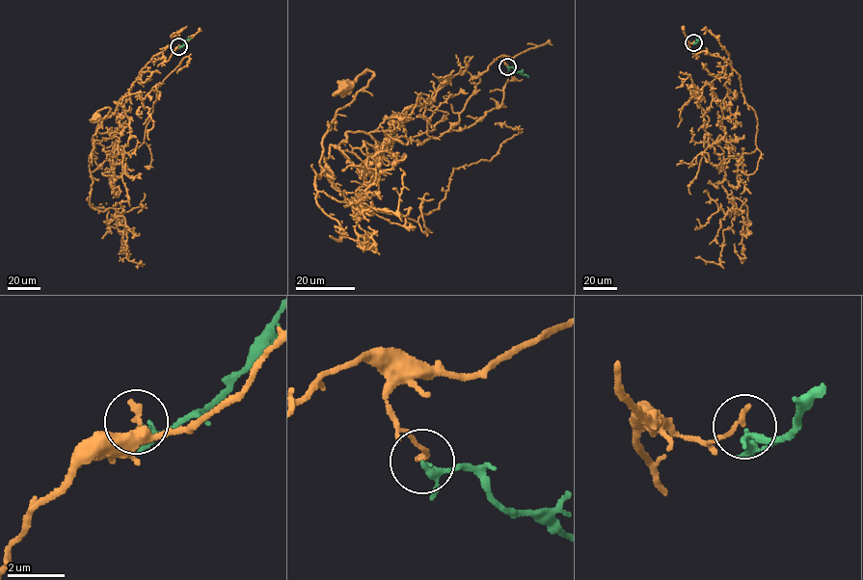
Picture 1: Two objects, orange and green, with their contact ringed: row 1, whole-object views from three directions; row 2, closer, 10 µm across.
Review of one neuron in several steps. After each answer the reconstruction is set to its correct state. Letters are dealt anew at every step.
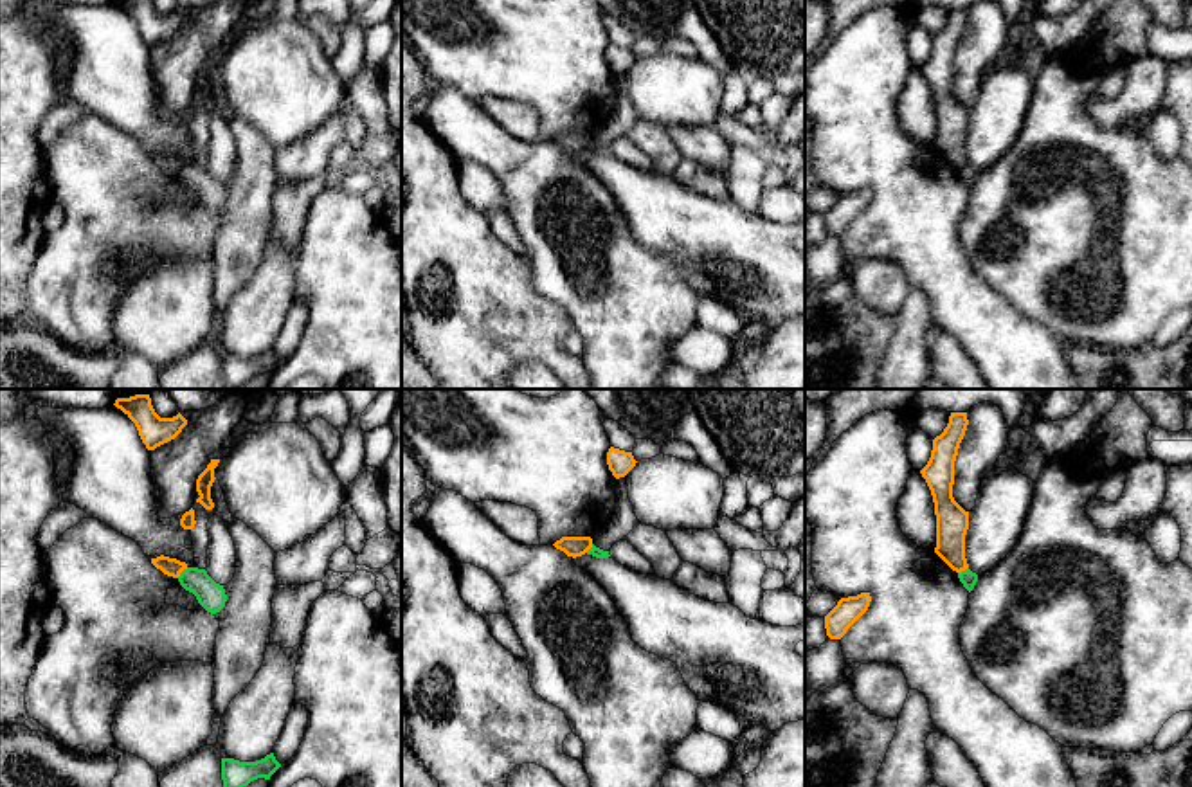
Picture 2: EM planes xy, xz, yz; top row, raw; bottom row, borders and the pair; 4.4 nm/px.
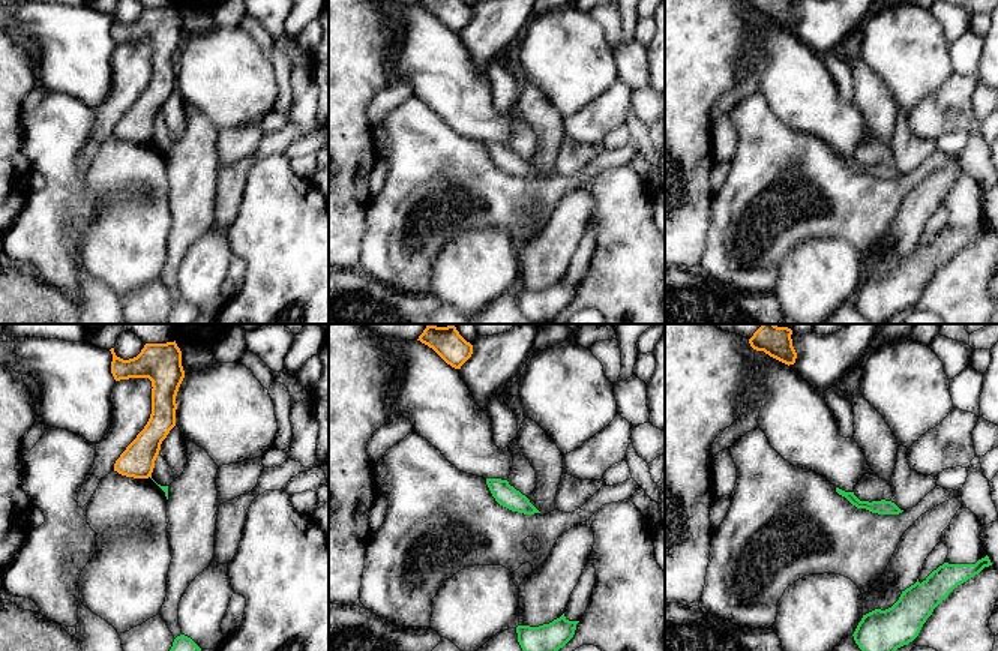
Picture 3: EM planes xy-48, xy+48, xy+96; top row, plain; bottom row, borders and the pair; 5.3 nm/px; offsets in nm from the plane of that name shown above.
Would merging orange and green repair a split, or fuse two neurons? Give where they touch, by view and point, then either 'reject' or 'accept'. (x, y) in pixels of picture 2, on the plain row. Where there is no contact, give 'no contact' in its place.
contact xy (182, 166); reject

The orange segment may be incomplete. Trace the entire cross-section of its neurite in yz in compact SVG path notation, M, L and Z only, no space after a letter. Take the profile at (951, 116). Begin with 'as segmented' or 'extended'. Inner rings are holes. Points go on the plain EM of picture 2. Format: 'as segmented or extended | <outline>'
as segmented | M951 9L947 23L933 36L927 61L920 67L935 99L935 149L956 169L969 166L965 155L969 108L965 108L953 94L954 58L967 22L967 9Z

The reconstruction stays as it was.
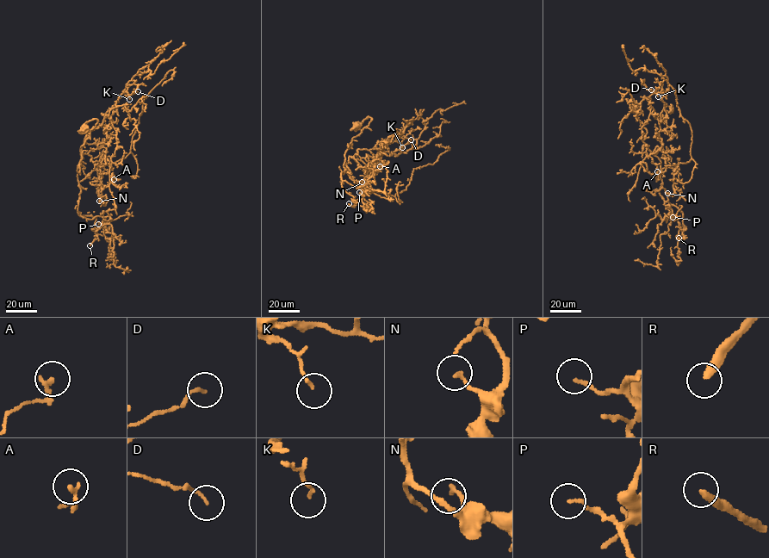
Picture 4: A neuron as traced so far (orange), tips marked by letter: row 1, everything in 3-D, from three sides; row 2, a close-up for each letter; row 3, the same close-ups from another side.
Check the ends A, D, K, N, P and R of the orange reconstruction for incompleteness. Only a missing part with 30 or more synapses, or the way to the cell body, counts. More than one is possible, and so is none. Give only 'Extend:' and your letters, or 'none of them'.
Extend: R

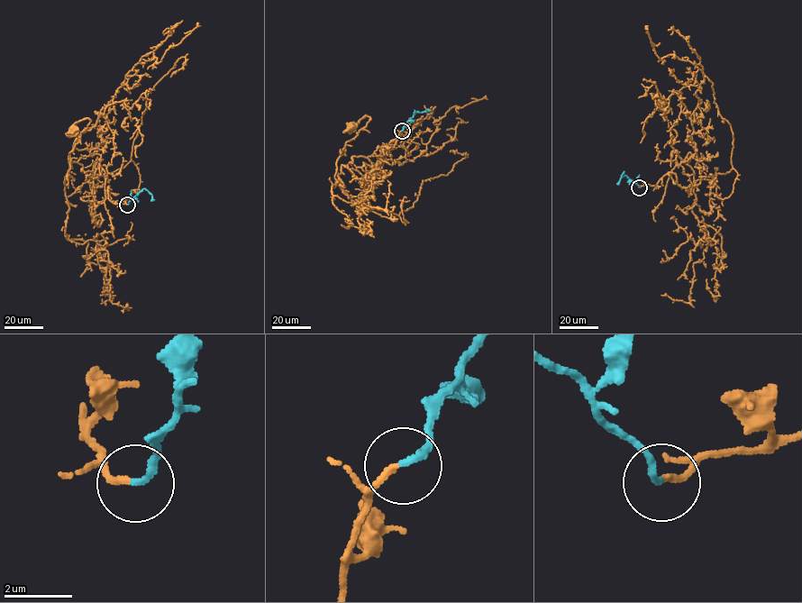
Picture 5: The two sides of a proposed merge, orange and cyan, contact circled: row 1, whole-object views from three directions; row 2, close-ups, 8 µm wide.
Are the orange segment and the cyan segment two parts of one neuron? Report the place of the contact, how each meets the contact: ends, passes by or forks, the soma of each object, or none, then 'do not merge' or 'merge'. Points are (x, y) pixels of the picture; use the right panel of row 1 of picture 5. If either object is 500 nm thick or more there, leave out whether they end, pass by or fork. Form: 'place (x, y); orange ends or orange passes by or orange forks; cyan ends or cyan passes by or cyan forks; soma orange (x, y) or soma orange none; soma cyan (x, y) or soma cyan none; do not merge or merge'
place (639, 187); orange ends; cyan ends; soma orange (659, 105); soma cyan none; merge

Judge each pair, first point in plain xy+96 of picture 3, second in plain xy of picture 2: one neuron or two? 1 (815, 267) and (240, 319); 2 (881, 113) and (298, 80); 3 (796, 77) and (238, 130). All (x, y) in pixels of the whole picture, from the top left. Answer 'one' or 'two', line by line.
1: two
2: two
3: two

